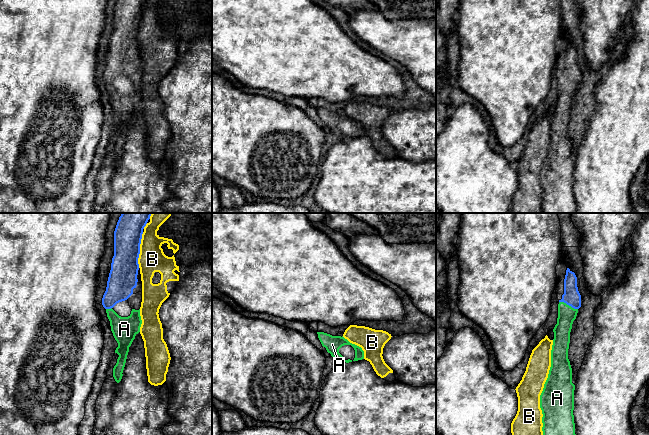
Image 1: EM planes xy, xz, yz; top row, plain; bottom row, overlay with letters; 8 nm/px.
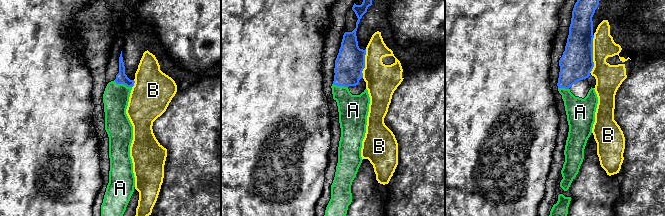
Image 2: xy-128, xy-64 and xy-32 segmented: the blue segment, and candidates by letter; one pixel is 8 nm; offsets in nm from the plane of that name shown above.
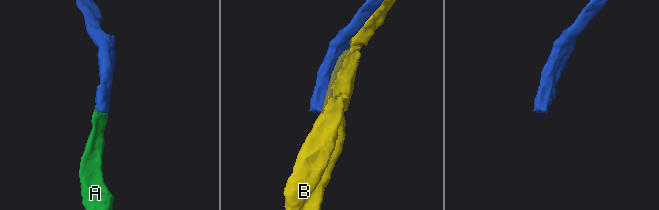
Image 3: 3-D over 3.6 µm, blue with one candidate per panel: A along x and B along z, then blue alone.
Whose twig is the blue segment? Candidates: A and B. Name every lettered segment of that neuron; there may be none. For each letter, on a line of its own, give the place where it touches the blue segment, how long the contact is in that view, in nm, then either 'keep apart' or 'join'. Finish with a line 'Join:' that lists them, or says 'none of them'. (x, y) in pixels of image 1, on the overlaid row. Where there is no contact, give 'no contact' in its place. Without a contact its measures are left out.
A: yz (568, 304) | 170 nm | join
B: xy (139, 250) | 300 nm | keep apart
Join: A

